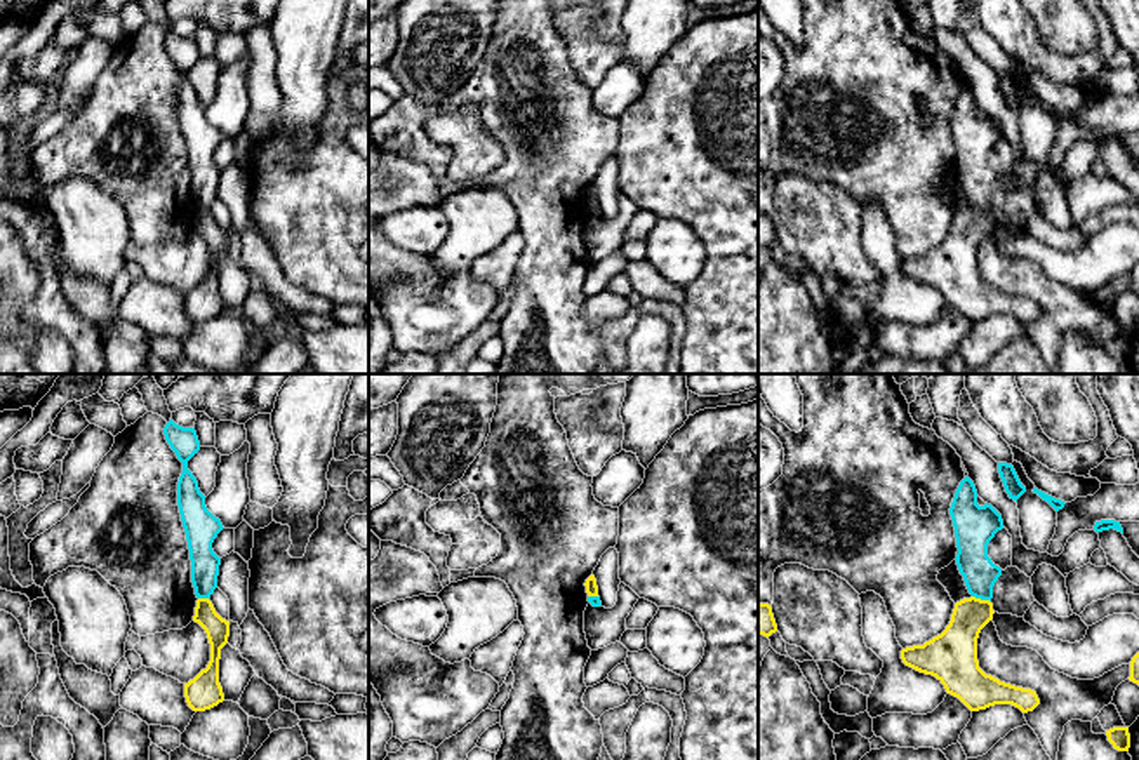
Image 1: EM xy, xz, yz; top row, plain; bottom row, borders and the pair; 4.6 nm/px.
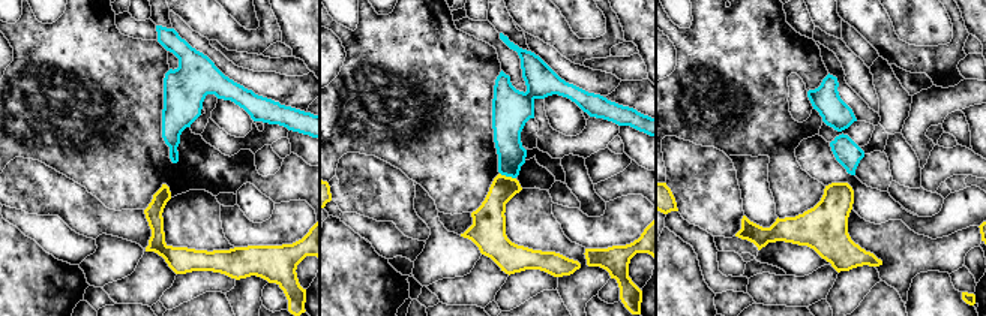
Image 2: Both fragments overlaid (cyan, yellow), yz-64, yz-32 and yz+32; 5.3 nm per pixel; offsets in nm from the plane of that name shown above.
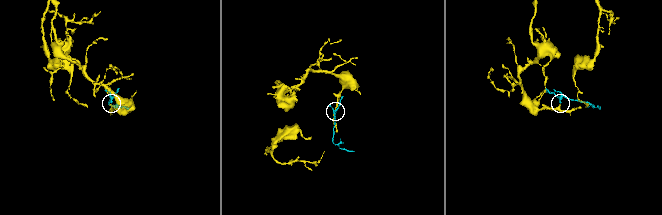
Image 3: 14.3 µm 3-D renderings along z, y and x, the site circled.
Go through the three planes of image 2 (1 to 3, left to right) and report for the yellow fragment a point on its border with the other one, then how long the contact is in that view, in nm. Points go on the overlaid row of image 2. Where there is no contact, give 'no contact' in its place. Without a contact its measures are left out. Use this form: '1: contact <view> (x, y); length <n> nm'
1: no contact
2: contact yz-32 (508, 175); length 90 nm
3: no contact

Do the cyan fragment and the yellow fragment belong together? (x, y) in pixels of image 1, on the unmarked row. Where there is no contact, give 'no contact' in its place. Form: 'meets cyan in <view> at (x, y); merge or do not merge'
meets cyan in yz at (981, 209); do not merge

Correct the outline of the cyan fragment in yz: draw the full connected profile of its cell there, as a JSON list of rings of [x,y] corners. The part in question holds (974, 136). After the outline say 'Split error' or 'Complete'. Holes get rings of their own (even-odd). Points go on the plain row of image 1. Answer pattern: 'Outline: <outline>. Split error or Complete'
Outline: [[[969,87],[960,92],[949,125],[958,158],[955,170],[965,197],[972,207],[991,212],[1002,179],[988,167],[988,155],[1003,139],[1002,125],[988,113],[977,115],[977,101]]]. Complete

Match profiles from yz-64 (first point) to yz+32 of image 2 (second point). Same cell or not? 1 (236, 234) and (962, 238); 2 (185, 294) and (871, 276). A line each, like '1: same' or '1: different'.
1: different
2: same

